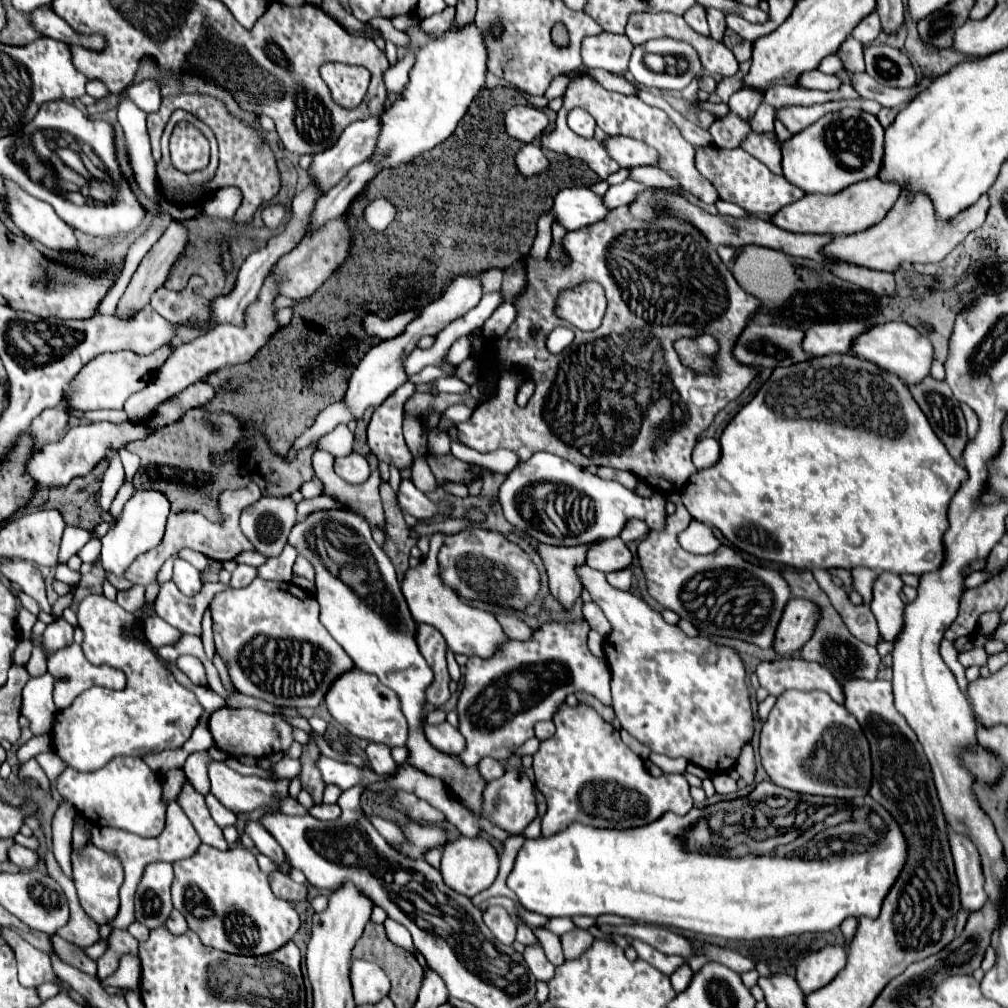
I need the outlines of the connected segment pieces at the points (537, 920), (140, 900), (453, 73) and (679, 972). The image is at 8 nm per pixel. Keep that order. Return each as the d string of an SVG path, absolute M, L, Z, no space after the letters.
M522 905L518 907L520 914L529 926L540 927L548 922L548 918L531 911L526 910Z
M151 863L143 871L143 877L135 893L135 919L155 929L165 923L173 905L171 905L171 881L173 869L171 863Z
M475 23L463 29L449 29L439 39L427 43L417 53L409 83L381 115L381 131L369 161L377 163L379 169L395 169L409 165L415 157L443 143L455 131L479 89L483 89L485 59L487 51Z
M681 965L681 967L677 967L677 969L671 973L671 985L673 985L673 989L675 989L677 993L683 991L683 989L689 985L691 975L693 975L693 971L691 971L689 965Z

